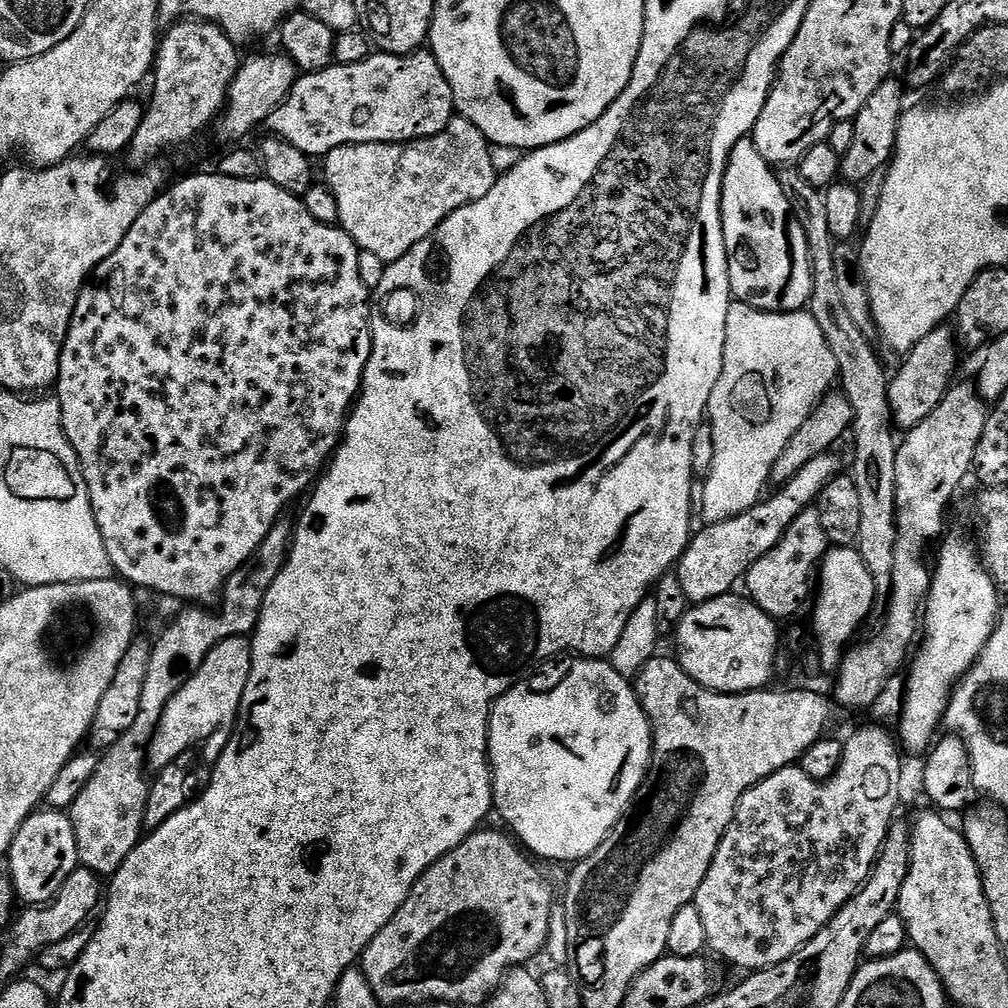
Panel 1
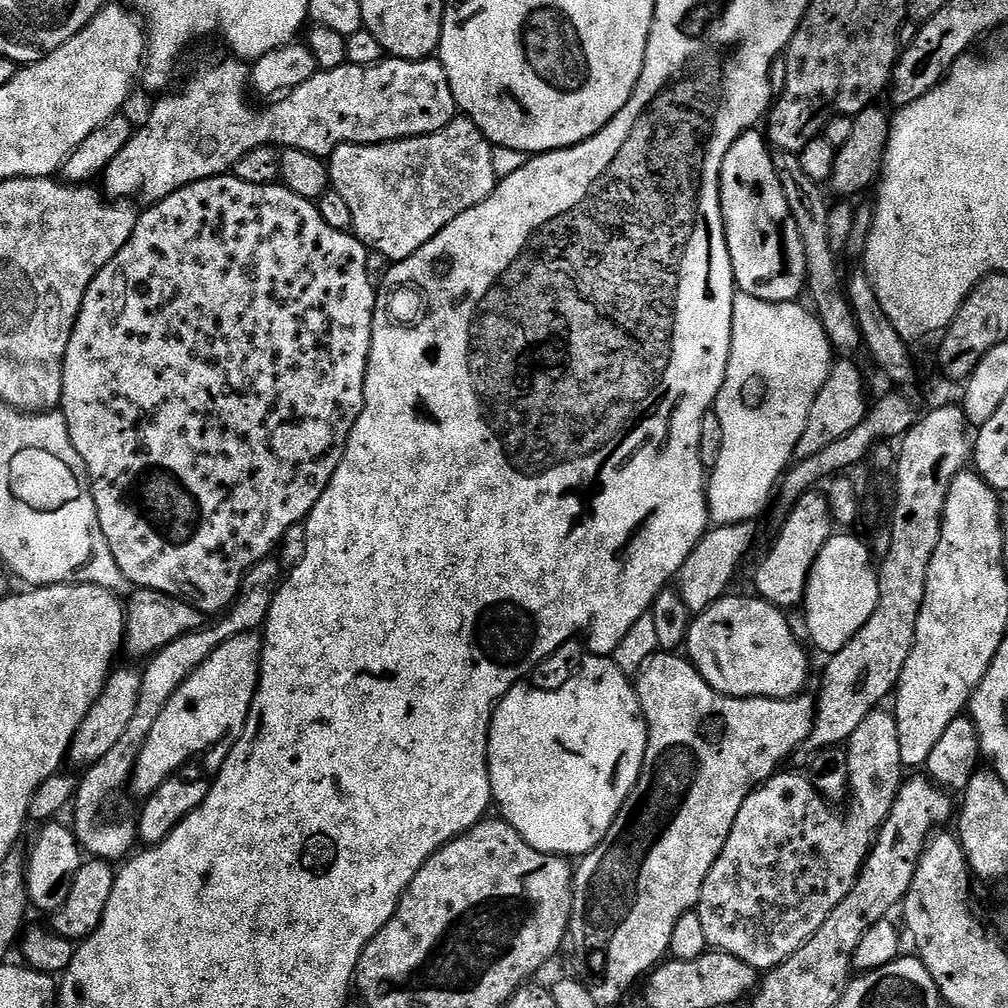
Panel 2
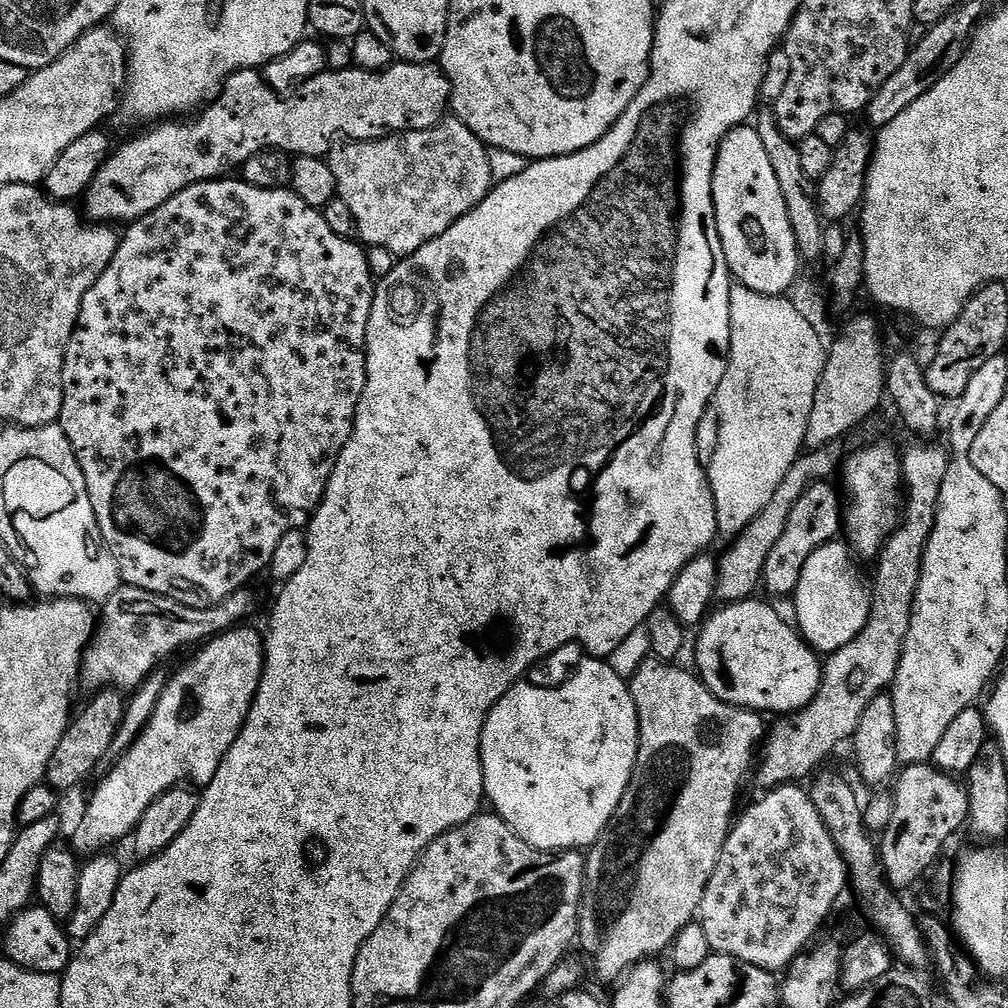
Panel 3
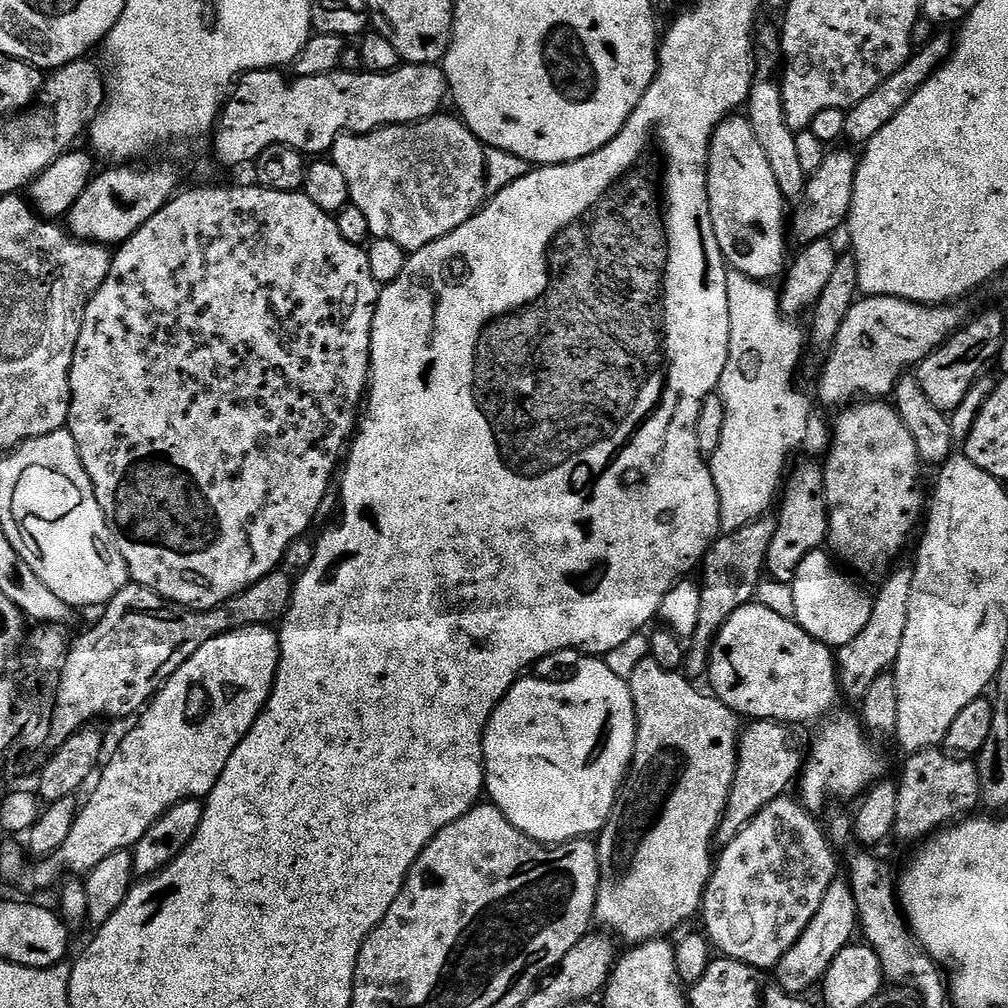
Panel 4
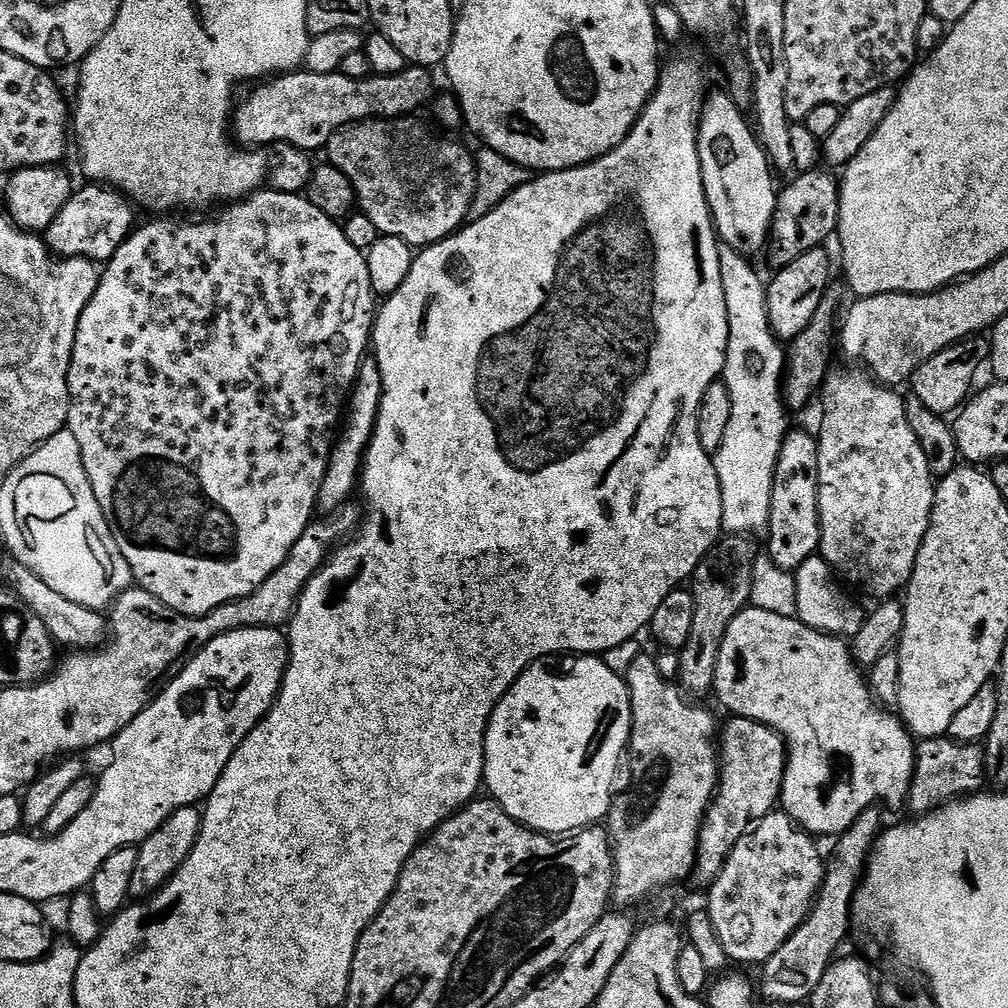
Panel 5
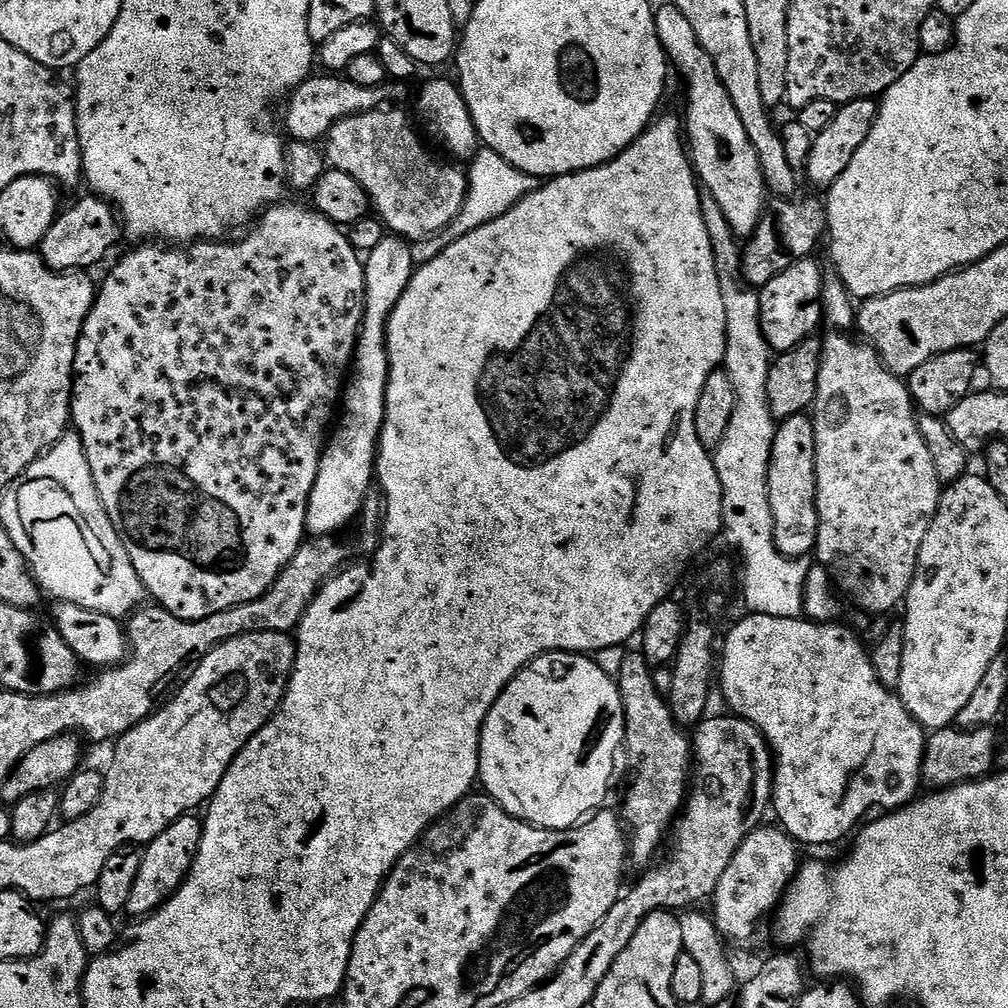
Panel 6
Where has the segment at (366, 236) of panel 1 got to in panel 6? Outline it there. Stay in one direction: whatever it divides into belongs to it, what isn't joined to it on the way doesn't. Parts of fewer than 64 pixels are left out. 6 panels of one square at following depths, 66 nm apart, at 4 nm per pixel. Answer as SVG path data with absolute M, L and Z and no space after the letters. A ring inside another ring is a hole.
M388 107L339 120L326 137L326 160L362 186L389 233L409 242L431 240L439 237L443 228L451 229L464 209L468 174L459 163L439 164L424 149L411 118Z

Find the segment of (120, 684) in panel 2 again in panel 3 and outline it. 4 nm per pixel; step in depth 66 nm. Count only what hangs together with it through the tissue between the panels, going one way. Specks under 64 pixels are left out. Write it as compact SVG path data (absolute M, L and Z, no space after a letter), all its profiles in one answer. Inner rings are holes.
M100 690L93 696L96 697L81 712L79 709L66 734L62 734L62 742L58 742L58 750L54 750L54 758L48 763L46 783L61 794L67 794L71 788L91 778L92 771L106 760L116 732L122 726L125 697L116 690Z

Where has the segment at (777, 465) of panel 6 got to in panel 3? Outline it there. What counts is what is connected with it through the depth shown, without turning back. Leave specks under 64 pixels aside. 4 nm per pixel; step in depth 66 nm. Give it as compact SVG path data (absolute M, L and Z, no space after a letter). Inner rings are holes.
M819 480L809 486L798 502L794 502L794 510L790 510L790 518L786 518L782 539L774 545L770 558L766 558L762 588L769 592L769 597L791 597L798 586L798 578L802 578L802 566L806 566L806 558L810 558L818 546L829 544L841 535L842 496L830 485L828 480Z

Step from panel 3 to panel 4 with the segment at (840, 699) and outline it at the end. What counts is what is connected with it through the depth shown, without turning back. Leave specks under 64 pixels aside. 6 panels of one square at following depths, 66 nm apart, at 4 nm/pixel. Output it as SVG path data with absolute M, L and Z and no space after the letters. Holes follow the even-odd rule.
M896 566L887 573L884 585L874 592L870 622L858 633L854 642L846 642L835 653L838 688L855 702L863 701L866 690L870 690L874 678L885 675L895 665L898 650L902 650L902 634L906 634L906 618L910 614L910 586L912 568ZM758 720L749 723L741 731L740 746L736 750L736 769L734 770L734 782L726 802L726 810L720 819L720 825L716 831L715 843L723 846L734 842L738 834L754 819L760 811L770 802L774 802L779 796L785 795L789 791L788 787L797 783L801 775L806 759L806 744L800 741L800 736L795 727L787 724L779 724L777 720Z

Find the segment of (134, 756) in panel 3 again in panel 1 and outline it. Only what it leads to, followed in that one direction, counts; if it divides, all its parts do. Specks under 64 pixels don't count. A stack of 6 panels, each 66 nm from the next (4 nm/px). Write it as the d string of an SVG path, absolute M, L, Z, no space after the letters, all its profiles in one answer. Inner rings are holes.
M248 636L226 638L226 642L218 642L218 646L206 654L206 662L202 662L182 690L166 702L166 710L148 747L148 763L153 769L165 768L179 756L189 755L195 744L210 739L216 731L221 732L221 737L231 736L240 716L240 703L250 678L251 665L252 641Z

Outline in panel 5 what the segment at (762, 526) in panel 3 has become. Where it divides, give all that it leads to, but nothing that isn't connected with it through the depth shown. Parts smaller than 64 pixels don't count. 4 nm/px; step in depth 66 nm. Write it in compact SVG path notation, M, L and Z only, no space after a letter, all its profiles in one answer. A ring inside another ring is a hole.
M725 535L711 550L708 557L694 570L690 591L694 602L694 622L686 646L678 650L678 684L689 697L700 698L713 691L718 670L718 650L722 650L722 638L730 630L730 622L742 609L749 607L754 586L754 566L758 559L755 539L747 535Z

